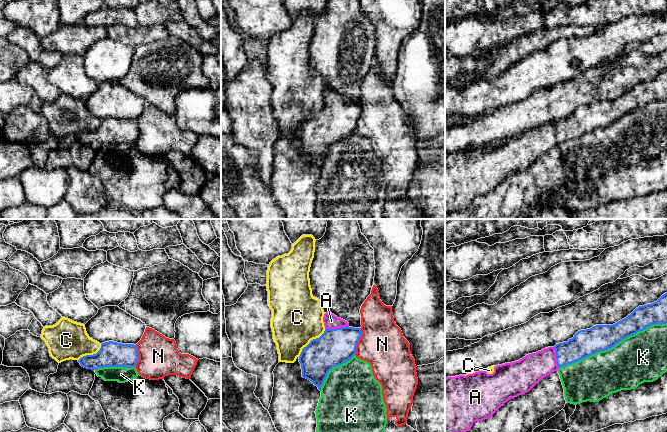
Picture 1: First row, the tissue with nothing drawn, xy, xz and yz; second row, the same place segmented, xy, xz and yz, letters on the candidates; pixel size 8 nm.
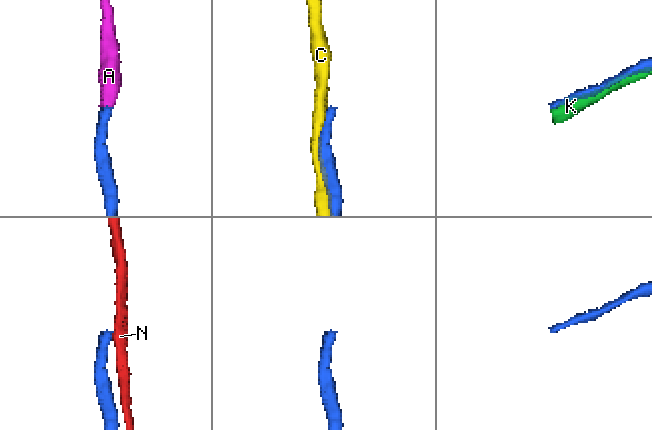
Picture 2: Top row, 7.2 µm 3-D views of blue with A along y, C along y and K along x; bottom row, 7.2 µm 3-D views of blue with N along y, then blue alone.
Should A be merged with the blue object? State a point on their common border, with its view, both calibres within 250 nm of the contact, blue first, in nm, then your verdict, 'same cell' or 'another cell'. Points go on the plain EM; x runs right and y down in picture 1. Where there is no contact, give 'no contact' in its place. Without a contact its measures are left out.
meets blue in xz at (336, 104); 300 nm thick on the blue side, 120 nm on the other; same cell

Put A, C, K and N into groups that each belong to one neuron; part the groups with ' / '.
A / C / K / N

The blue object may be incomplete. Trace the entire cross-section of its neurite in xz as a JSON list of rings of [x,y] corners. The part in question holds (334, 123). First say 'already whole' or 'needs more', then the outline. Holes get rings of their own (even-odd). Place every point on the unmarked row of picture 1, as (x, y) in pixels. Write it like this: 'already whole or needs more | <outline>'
needs more | [[[325,89],[323,98],[324,109],[311,116],[299,132],[302,153],[310,156],[320,167],[328,148],[356,130],[362,112],[361,104],[350,103],[347,97],[332,89]]]

